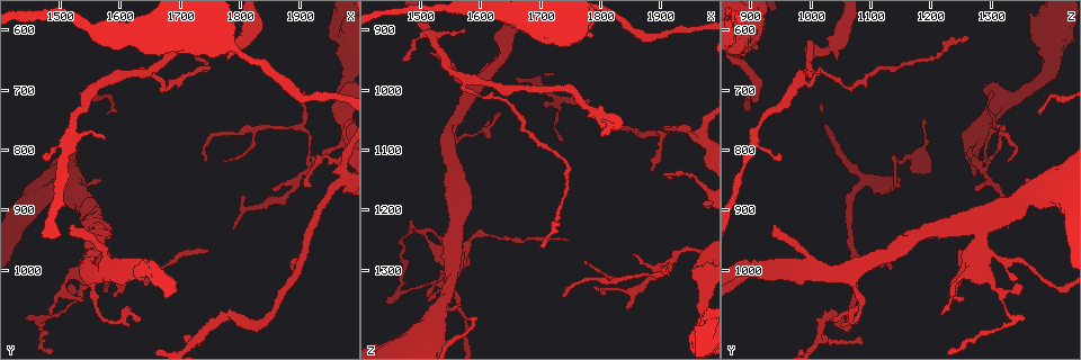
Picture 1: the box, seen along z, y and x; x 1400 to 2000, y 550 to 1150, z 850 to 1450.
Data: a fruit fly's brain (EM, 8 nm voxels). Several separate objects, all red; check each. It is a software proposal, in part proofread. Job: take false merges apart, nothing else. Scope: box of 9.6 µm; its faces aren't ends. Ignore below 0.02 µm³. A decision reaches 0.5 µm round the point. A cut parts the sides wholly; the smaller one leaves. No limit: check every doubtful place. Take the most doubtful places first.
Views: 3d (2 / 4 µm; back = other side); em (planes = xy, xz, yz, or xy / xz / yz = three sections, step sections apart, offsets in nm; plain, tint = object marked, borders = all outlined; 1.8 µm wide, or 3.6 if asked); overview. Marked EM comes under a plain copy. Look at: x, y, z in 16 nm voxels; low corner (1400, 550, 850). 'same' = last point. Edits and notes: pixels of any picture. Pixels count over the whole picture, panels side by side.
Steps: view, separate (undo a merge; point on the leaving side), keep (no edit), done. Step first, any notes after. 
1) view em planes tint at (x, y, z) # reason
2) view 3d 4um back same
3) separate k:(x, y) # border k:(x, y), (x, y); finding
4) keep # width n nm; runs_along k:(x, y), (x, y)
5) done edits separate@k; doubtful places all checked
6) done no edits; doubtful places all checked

view 3d 2um at (1920, 825, 1285) # sharp bend

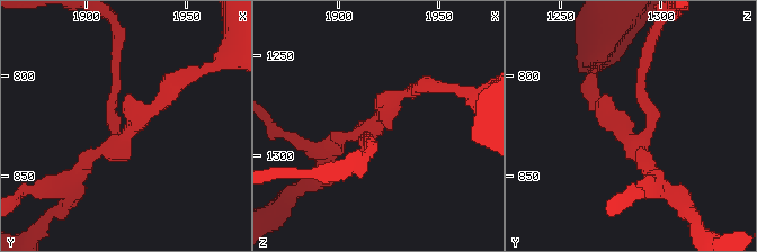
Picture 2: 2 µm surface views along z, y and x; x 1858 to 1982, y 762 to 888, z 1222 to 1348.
view em planes tint at (1922, 830, 1283)

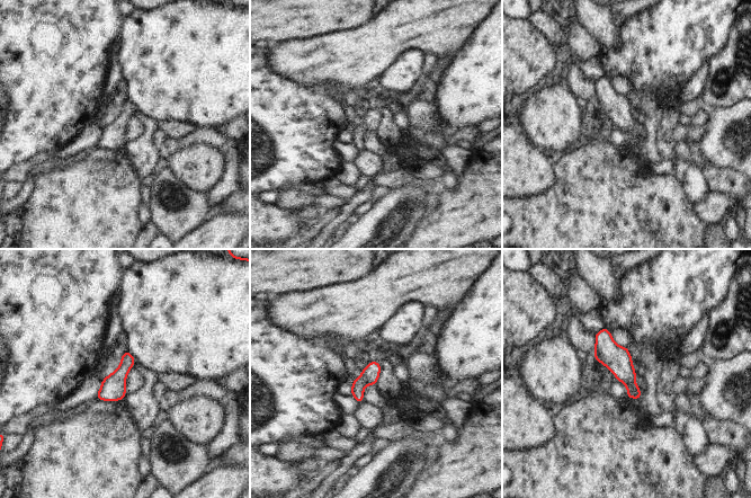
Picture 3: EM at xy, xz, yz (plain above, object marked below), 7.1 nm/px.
keep # width 130 nm; runs_along 3:(604, 331), (606, 349), (637, 396); all the same neuron

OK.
view em xz step 4 tint at (1960, 790, 1265) # three arms meet

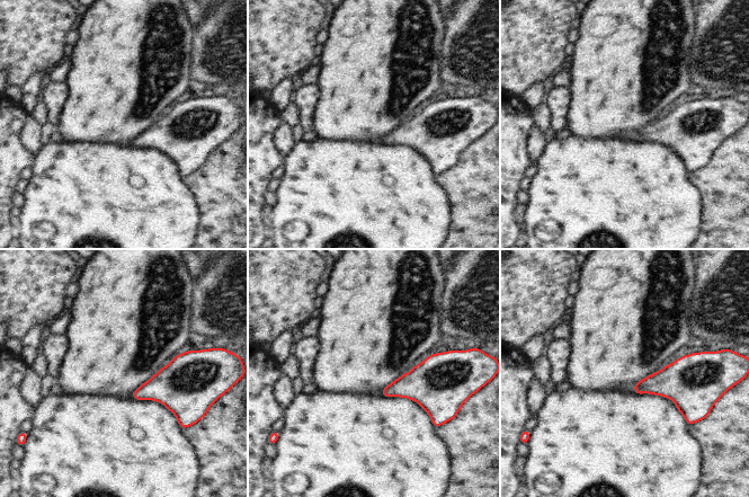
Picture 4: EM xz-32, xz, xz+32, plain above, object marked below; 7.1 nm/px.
view em planes tint same # cut it another way

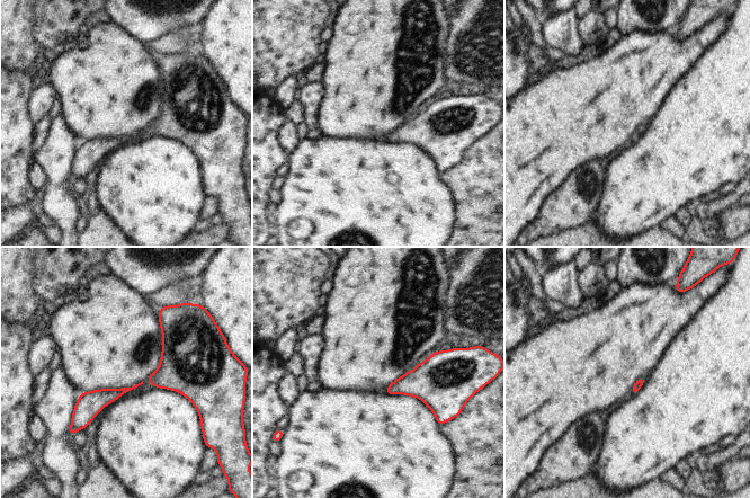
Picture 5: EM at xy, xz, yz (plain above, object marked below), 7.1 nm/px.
keep # all the same neuron

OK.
view em 3.6um xz step 8 tint at (1650, 670, 995)

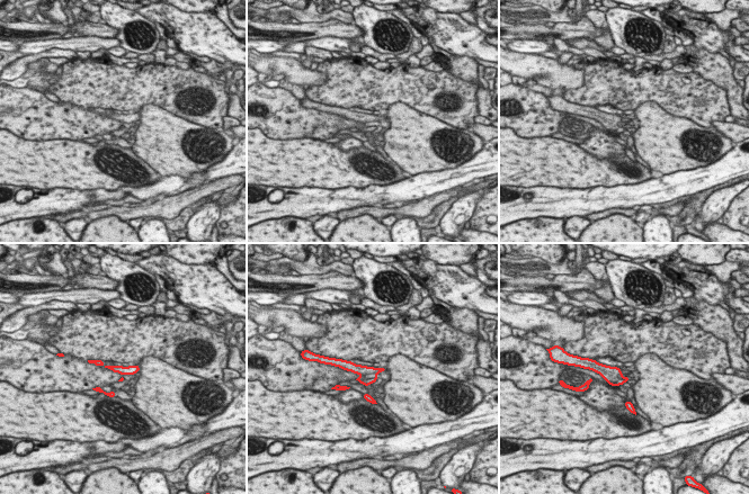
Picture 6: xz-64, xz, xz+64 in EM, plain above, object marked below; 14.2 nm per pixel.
view em 3.6um planes borders same

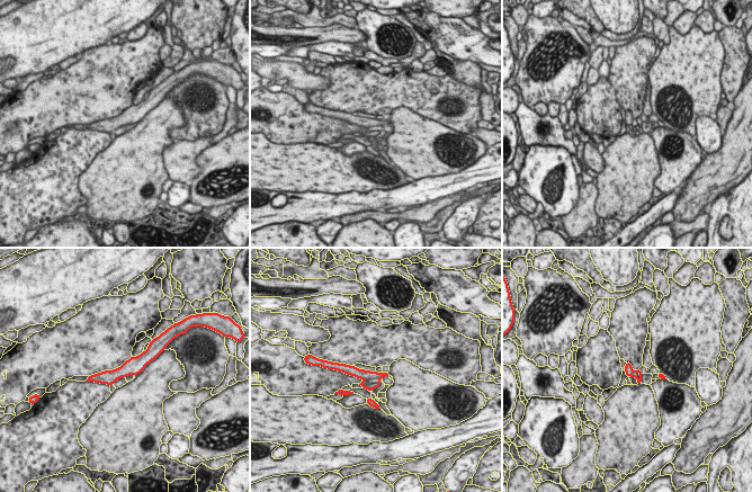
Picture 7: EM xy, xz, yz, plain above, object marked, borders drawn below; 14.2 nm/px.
keep # runs_along 7:(149, 354), (109, 377), (92, 378); all the same neuron

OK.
view em 3.6um planes tint at (1565, 980, 1280) # sudden change in width

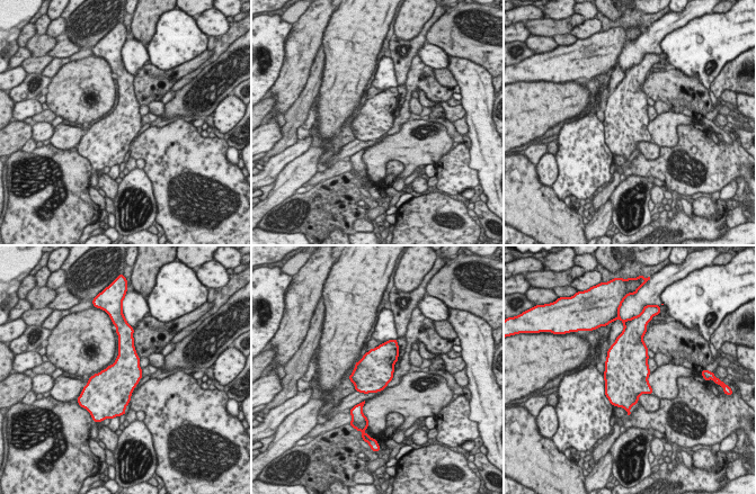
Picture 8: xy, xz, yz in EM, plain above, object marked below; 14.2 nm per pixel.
keep # width 480 nm; one neuron here

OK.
done no edits; doubtful places all checked

